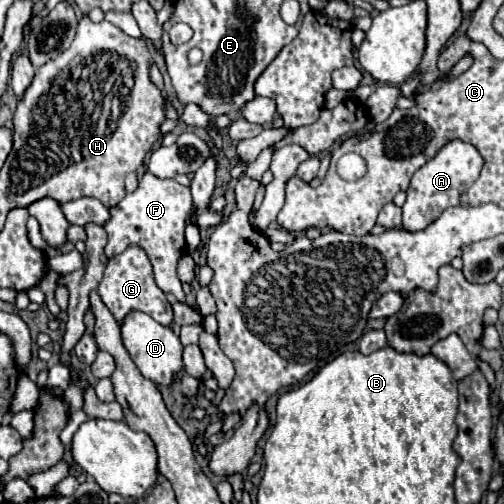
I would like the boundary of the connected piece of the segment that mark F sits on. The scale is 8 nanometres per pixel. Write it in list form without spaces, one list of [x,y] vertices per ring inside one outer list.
[[[146,173],[140,179],[138,189],[134,193],[128,193],[116,207],[110,209],[112,219],[104,225],[108,233],[108,243],[104,247],[106,257],[112,259],[132,243],[140,245],[154,265],[154,277],[158,287],[164,293],[172,293],[180,303],[186,303],[182,283],[176,275],[176,263],[182,257],[182,253],[186,253],[184,229],[190,215],[190,207],[190,187],[184,187],[174,179],[156,179],[152,173]]]

